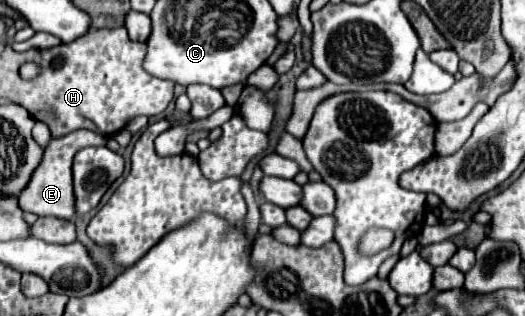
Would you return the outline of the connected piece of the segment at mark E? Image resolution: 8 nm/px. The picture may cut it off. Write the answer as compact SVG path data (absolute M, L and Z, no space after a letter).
M86 129L76 130L72 135L66 135L60 139L52 139L44 151L44 159L40 161L40 167L36 167L36 171L32 173L28 187L20 191L20 197L18 197L20 209L34 213L38 217L50 215L58 219L72 219L76 213L74 211L74 191L72 191L72 159L76 151L80 151L80 147L106 145L107 139L104 135Z

